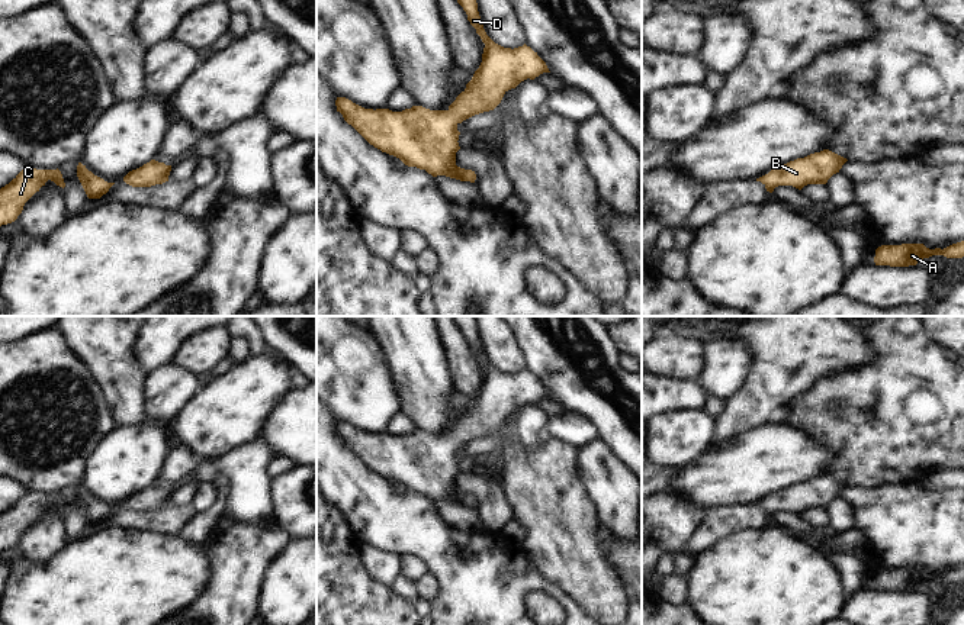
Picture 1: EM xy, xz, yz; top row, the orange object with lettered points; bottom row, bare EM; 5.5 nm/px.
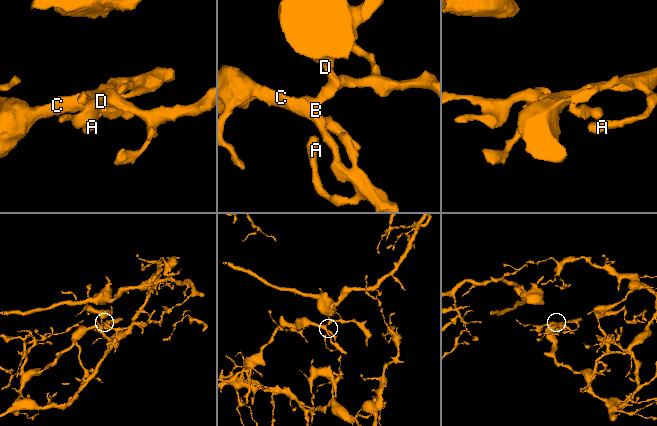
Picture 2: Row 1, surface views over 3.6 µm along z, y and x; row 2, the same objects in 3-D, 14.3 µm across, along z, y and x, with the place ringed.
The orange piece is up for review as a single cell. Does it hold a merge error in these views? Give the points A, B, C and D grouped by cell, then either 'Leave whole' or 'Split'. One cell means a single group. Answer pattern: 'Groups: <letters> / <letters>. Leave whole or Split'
Groups: A B C D. Leave whole.

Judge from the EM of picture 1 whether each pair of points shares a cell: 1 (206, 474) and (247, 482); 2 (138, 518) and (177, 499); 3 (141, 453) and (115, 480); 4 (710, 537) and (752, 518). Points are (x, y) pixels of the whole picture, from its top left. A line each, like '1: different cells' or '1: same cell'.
1: same cell
2: different cells
3: same cell
4: same cell

